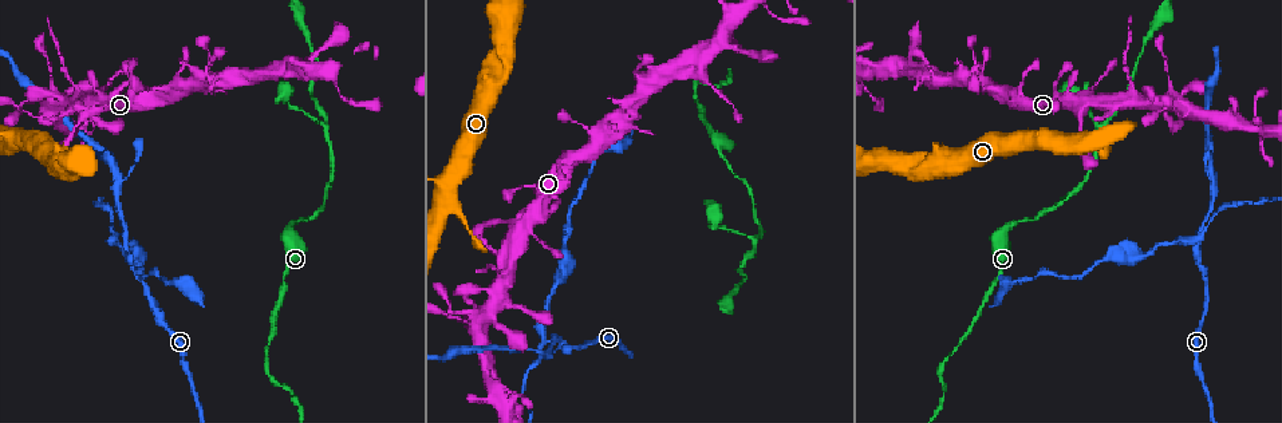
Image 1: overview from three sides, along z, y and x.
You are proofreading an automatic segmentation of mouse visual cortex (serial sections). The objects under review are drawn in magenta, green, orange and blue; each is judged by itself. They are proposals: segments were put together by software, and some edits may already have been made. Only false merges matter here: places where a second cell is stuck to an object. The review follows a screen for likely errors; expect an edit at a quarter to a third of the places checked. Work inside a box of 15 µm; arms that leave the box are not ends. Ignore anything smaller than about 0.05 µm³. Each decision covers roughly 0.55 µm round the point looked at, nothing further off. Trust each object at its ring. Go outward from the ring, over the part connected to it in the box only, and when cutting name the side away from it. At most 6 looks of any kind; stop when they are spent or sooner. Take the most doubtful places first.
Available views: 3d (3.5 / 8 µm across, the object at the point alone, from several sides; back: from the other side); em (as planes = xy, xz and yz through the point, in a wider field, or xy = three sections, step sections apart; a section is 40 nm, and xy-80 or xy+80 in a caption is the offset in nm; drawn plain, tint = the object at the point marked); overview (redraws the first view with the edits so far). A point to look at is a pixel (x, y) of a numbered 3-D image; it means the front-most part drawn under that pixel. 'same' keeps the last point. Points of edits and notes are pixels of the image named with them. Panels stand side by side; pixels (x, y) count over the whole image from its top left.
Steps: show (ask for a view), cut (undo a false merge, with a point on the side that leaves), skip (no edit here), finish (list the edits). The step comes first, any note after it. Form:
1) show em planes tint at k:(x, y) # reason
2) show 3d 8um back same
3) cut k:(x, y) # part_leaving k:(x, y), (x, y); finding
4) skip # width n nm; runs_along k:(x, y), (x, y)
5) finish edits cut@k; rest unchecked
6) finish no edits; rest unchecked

show 3d 8um at 1:(123, 235) # a narrow waist

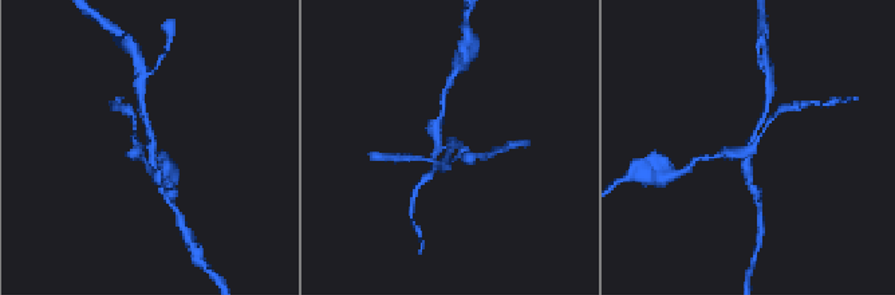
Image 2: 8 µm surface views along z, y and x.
show em xy step 3 tint at 2:(750, 150)

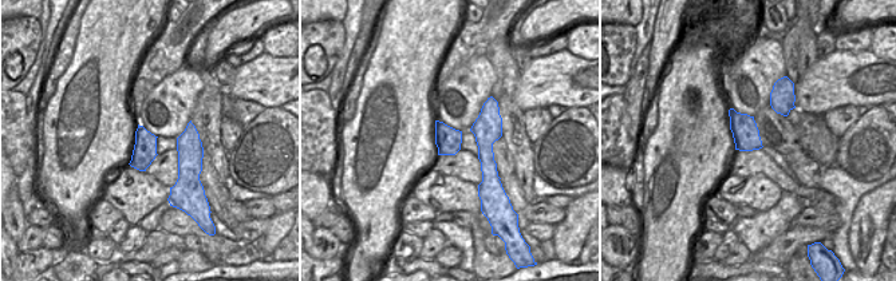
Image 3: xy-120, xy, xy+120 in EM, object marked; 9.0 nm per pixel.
cut 2:(437, 125) # arms 4; arm_widths 150, 150, 200, 250 nm; part_leaving 2:(442, 148), (436, 136), (442, 97); two cells meet here

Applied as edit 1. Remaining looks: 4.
show 3d 3.5um at 1:(754, 242) # two arms in line, one across

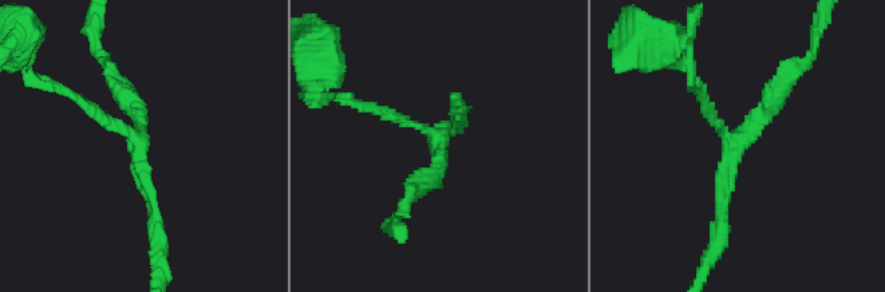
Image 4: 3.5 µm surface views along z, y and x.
show em xy step 3 tint at 4:(140, 145) # arms 3; arm_widths 150, 150, 250 nm; need the tissue

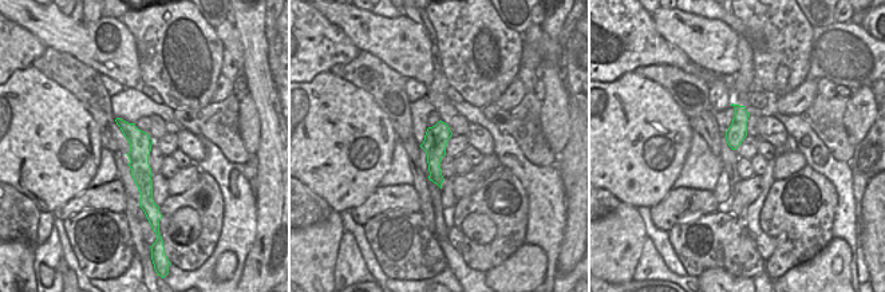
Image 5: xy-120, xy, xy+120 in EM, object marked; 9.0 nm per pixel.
skip # runs_along 4:(719, 228), (730, 149), (785, 79); continuous, no second cell

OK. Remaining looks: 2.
finish edits cut@2; rest unchecked

